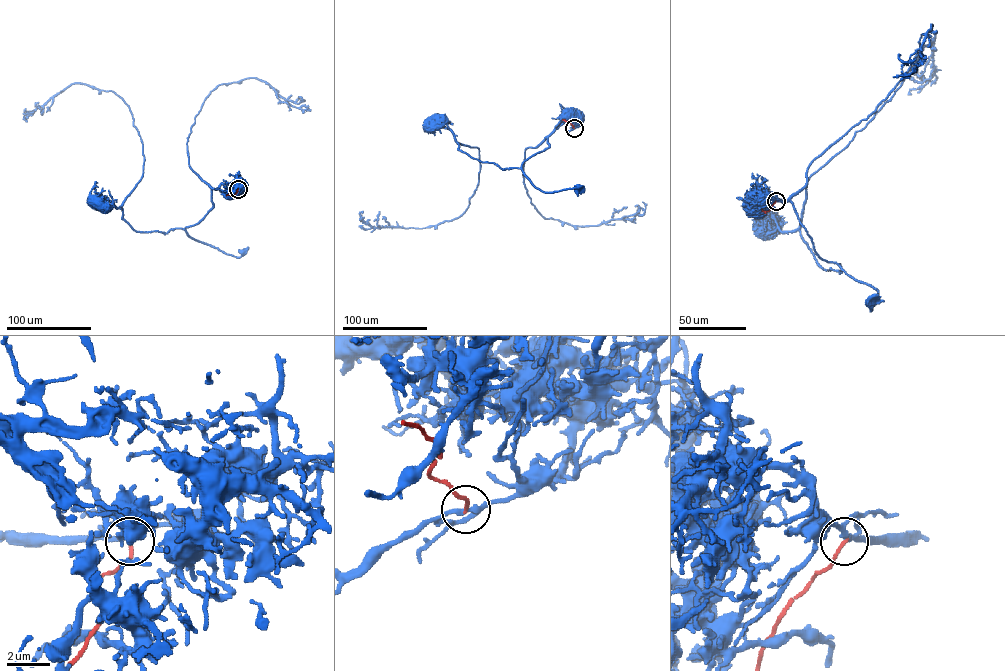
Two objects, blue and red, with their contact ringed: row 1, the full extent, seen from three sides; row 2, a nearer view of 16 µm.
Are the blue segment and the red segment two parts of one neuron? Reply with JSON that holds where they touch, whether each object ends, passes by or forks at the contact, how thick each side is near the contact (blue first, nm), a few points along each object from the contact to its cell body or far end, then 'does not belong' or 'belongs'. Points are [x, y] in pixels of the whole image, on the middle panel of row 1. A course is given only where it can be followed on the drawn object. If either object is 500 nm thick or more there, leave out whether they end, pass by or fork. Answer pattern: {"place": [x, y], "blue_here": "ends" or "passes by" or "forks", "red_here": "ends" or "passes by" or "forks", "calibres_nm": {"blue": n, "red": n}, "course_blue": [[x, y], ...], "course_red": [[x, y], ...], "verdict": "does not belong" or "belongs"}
{"place": [574, 128], "blue_here": "forks", "red_here": "ends", "calibres_nm": {"blue": 180, "red": 140}, "course_blue": [[574, 128], [572, 121], [556, 128], [549, 146], [521, 168], [544, 192], [577, 187]], "course_red": [[574, 128], [562, 120]], "verdict": "does not belong"}

